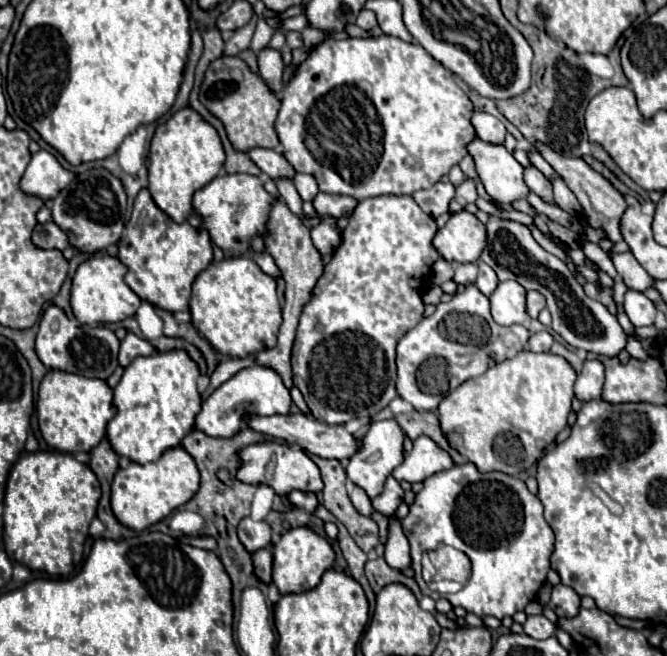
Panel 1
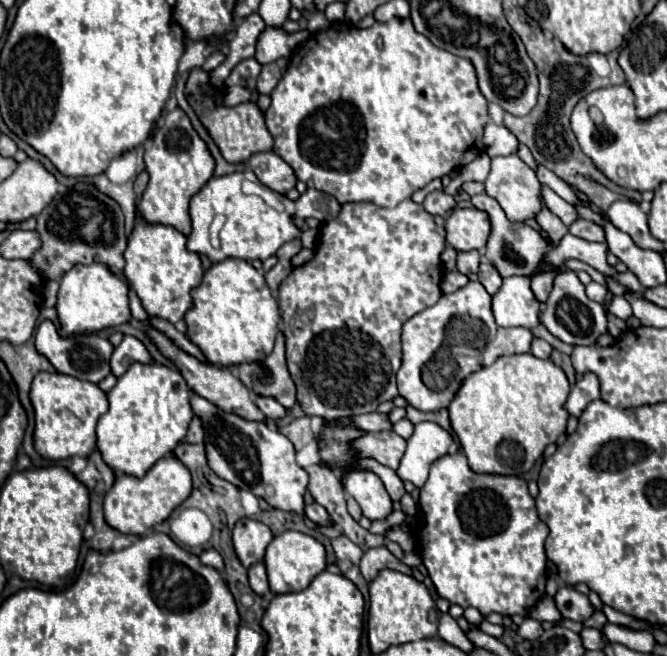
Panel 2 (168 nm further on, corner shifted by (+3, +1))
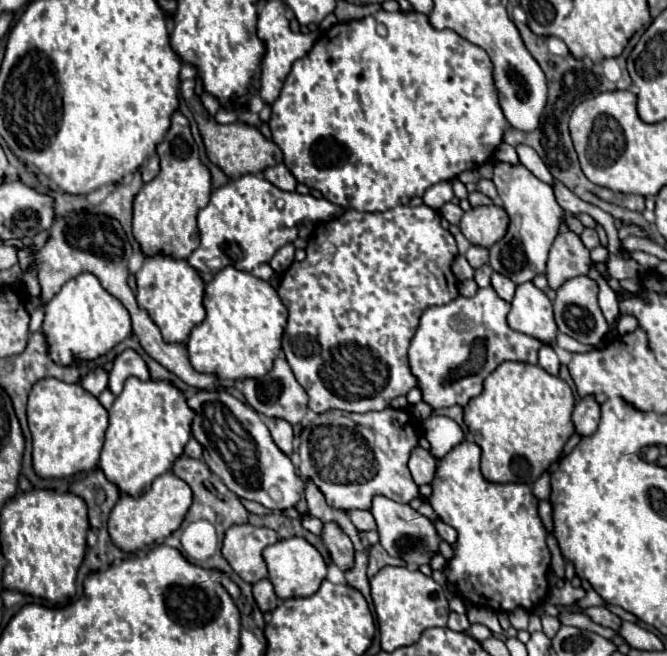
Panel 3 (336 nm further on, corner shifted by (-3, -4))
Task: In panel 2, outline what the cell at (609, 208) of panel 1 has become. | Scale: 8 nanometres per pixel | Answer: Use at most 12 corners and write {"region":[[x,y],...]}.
{"region":[[576,220],[570,234],[604,242],[604,228],[590,220]]}

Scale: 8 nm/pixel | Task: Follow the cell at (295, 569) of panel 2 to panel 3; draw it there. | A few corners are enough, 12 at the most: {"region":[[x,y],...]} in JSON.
{"region":[[302,537],[262,553],[280,599],[310,597],[326,563]]}

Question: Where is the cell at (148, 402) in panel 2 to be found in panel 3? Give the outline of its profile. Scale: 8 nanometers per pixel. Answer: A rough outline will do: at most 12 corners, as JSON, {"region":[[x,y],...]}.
{"region":[[130,377],[108,411],[100,469],[140,497],[192,437],[168,381]]}

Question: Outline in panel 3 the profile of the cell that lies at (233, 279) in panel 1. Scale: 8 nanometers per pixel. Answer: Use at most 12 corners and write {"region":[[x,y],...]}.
{"region":[[226,267],[204,293],[188,359],[218,379],[260,379],[280,355],[286,305]]}

